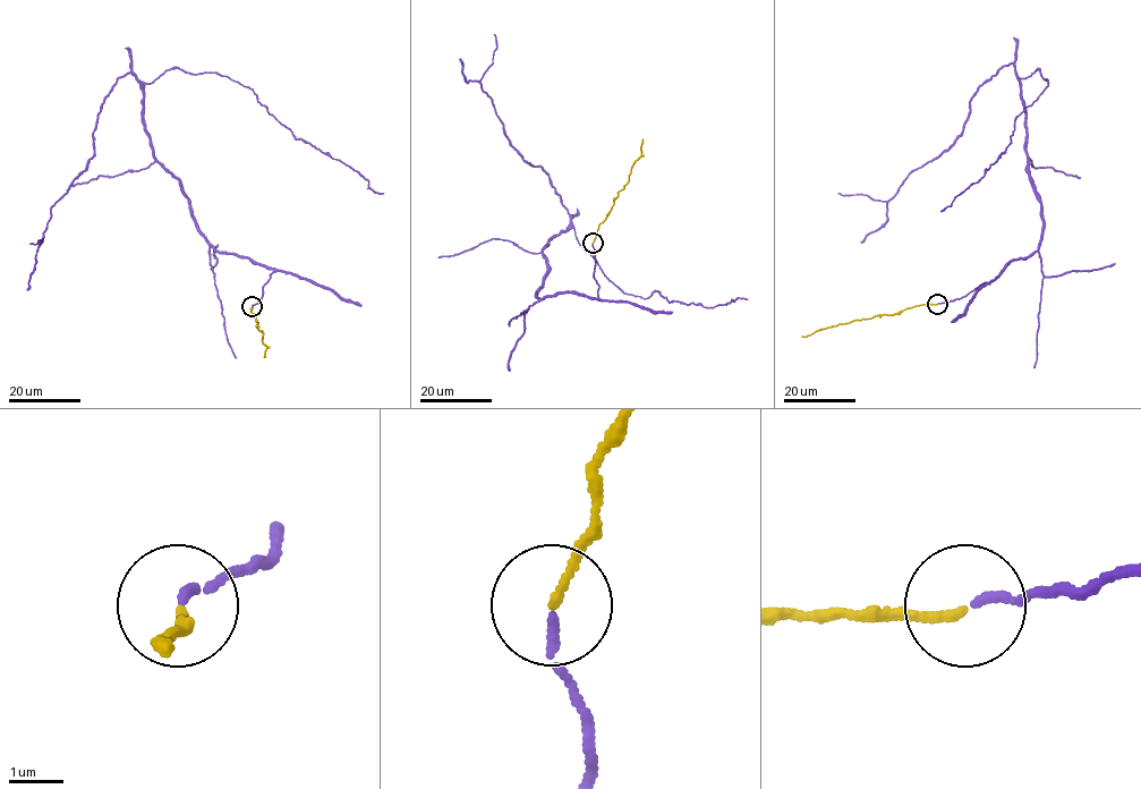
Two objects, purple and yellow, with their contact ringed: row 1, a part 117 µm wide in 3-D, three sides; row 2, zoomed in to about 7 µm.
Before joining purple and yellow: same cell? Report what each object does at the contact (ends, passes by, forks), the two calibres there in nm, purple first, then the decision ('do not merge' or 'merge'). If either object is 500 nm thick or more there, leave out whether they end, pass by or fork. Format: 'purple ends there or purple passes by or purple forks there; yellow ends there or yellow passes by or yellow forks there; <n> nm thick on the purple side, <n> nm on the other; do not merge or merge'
purple ends there; yellow ends there; 150 nm thick on the purple side, 150 nm on the other; merge

